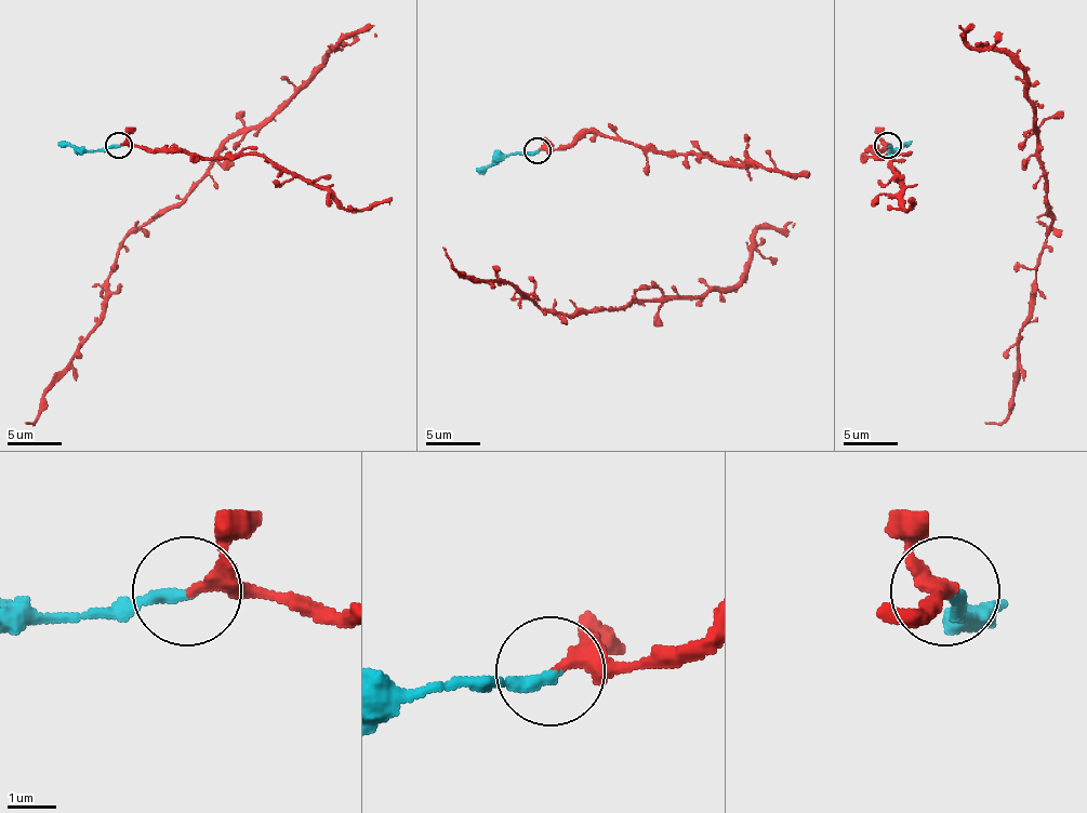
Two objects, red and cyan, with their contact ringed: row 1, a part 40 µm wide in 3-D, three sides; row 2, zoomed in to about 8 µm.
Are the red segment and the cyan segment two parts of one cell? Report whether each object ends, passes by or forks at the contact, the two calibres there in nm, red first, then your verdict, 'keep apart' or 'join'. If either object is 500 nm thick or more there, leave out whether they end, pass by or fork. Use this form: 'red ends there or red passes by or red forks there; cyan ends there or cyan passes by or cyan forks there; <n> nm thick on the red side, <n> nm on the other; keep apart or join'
red passes by; cyan ends there; 190 nm thick on the red side, 280 nm on the other; join

